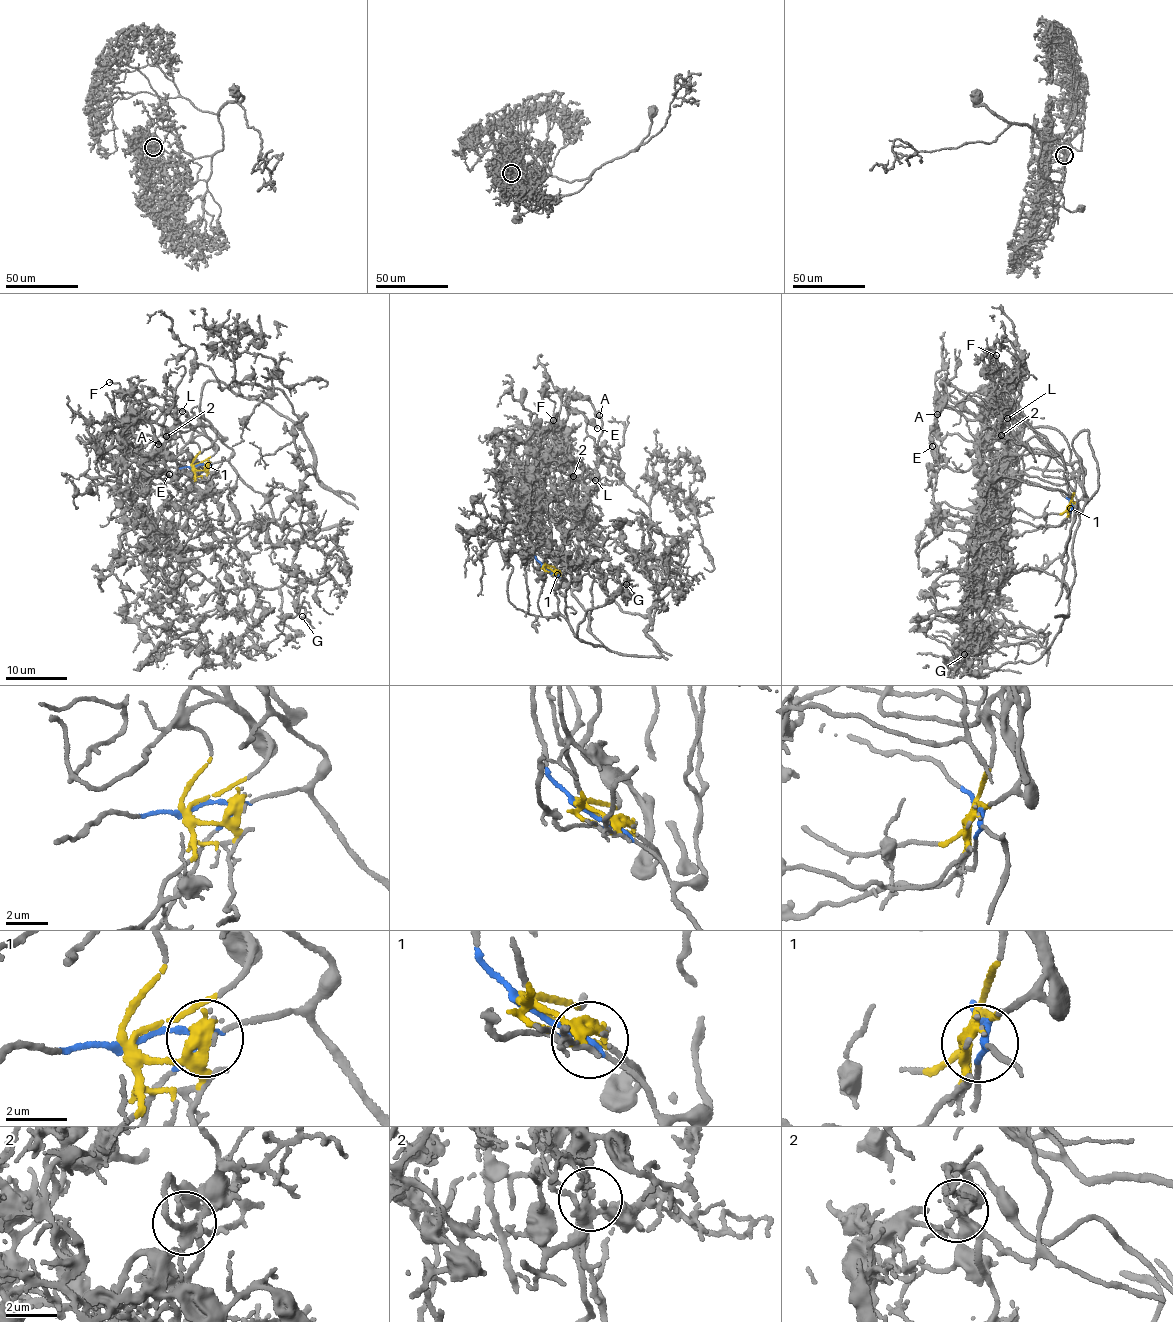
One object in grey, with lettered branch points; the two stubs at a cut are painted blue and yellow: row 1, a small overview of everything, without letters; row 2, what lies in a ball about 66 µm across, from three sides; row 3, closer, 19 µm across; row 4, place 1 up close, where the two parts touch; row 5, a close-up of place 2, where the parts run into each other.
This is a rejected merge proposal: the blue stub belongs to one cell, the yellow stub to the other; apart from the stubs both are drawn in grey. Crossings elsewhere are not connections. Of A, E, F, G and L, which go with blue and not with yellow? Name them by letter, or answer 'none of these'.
G

